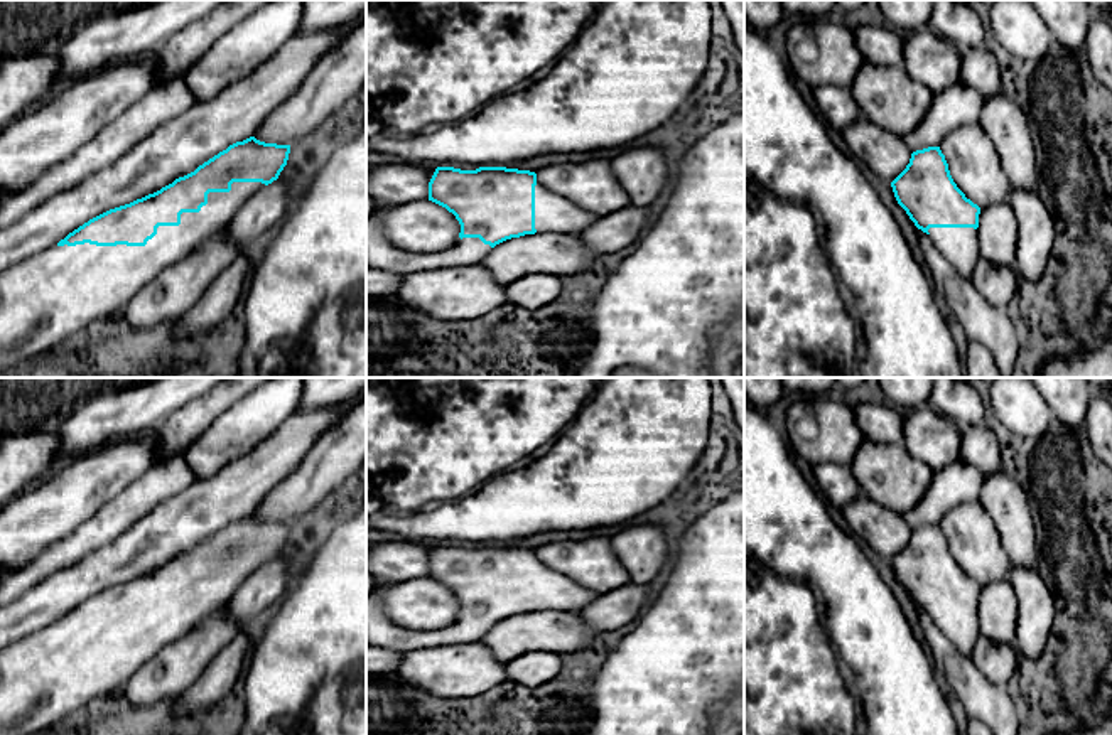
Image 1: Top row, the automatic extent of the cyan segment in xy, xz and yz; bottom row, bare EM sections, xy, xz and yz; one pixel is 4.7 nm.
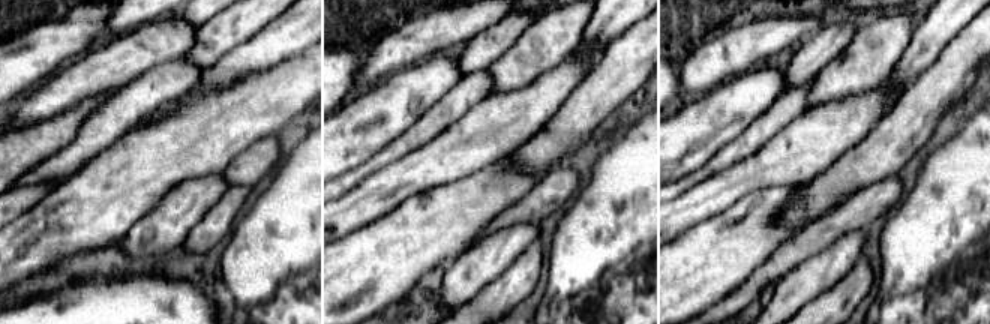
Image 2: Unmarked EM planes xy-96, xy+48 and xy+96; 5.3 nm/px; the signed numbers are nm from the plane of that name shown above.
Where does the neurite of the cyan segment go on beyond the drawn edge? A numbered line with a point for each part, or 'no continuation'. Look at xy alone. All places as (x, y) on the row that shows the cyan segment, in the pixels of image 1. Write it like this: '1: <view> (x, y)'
1: xy (44, 299)

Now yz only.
1: yz (959, 245)

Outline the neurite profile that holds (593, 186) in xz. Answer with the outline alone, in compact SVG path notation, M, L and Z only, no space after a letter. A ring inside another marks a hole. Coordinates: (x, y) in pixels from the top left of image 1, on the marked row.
M606 158L548 165L537 172L537 180L597 217L629 206L629 197Z

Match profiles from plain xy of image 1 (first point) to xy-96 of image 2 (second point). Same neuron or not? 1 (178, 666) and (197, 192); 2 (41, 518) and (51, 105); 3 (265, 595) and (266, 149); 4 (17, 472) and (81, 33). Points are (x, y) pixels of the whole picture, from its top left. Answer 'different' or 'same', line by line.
1: same
2: same
3: same
4: same

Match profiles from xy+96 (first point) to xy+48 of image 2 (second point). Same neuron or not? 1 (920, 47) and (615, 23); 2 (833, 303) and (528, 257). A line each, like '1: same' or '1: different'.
1: same
2: same

